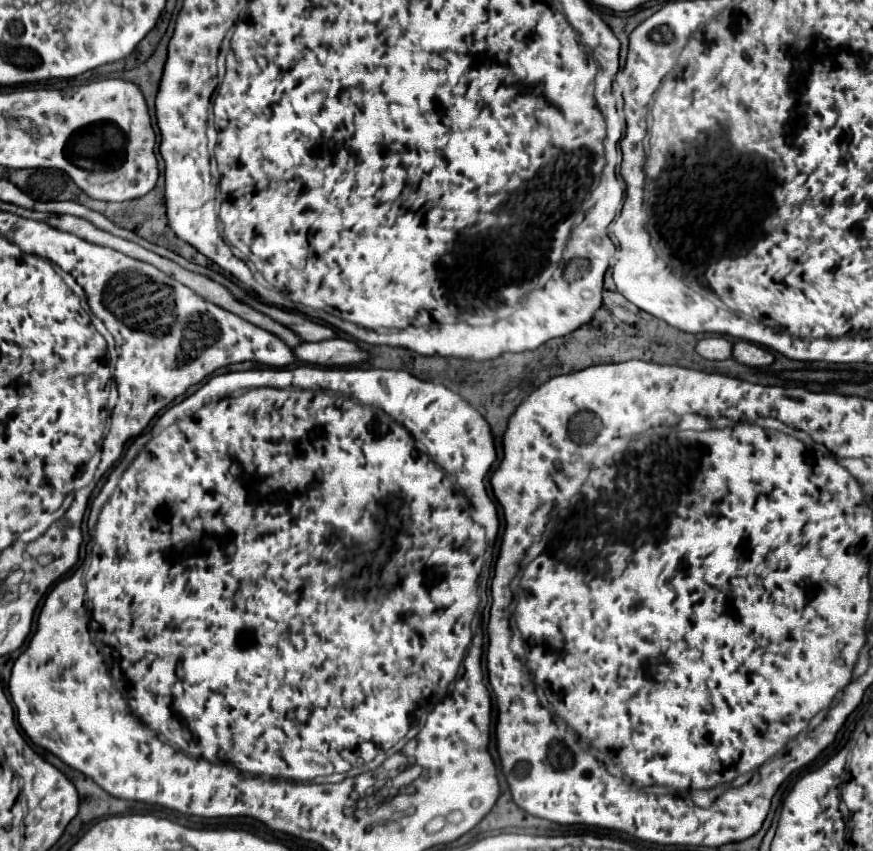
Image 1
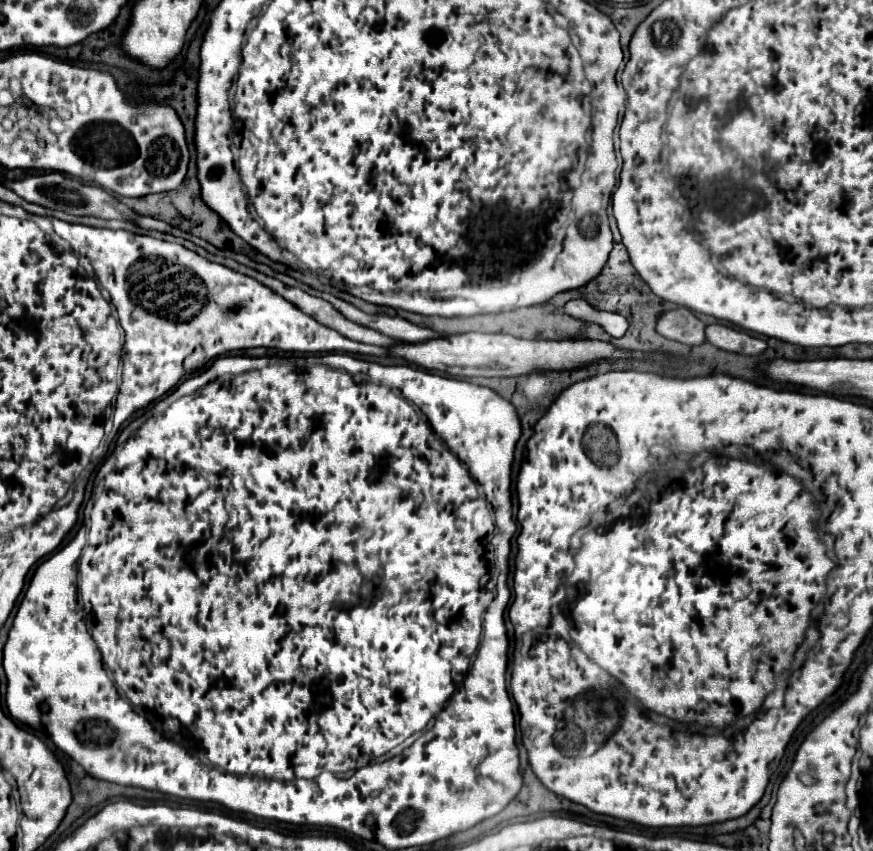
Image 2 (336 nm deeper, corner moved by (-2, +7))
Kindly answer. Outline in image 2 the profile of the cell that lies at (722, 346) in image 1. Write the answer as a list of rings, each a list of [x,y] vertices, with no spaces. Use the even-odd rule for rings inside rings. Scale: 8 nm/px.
[[[678,308],[678,310],[662,314],[658,318],[656,328],[662,336],[688,344],[688,346],[700,346],[706,342],[706,324],[702,320],[698,320],[686,308]]]

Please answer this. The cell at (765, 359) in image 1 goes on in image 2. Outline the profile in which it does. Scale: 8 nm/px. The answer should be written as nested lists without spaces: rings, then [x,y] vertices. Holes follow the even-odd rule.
[[[710,324],[706,328],[706,340],[720,350],[742,354],[742,356],[760,356],[766,350],[766,342],[762,338],[754,338],[746,332],[722,324]]]

